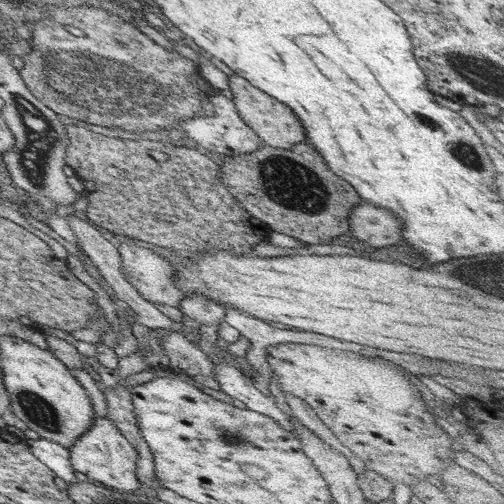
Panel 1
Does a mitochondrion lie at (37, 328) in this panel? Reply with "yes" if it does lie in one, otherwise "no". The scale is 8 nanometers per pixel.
no

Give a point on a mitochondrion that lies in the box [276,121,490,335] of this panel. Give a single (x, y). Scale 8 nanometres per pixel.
(466, 153)

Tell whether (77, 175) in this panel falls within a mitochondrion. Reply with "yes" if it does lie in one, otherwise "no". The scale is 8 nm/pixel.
no

